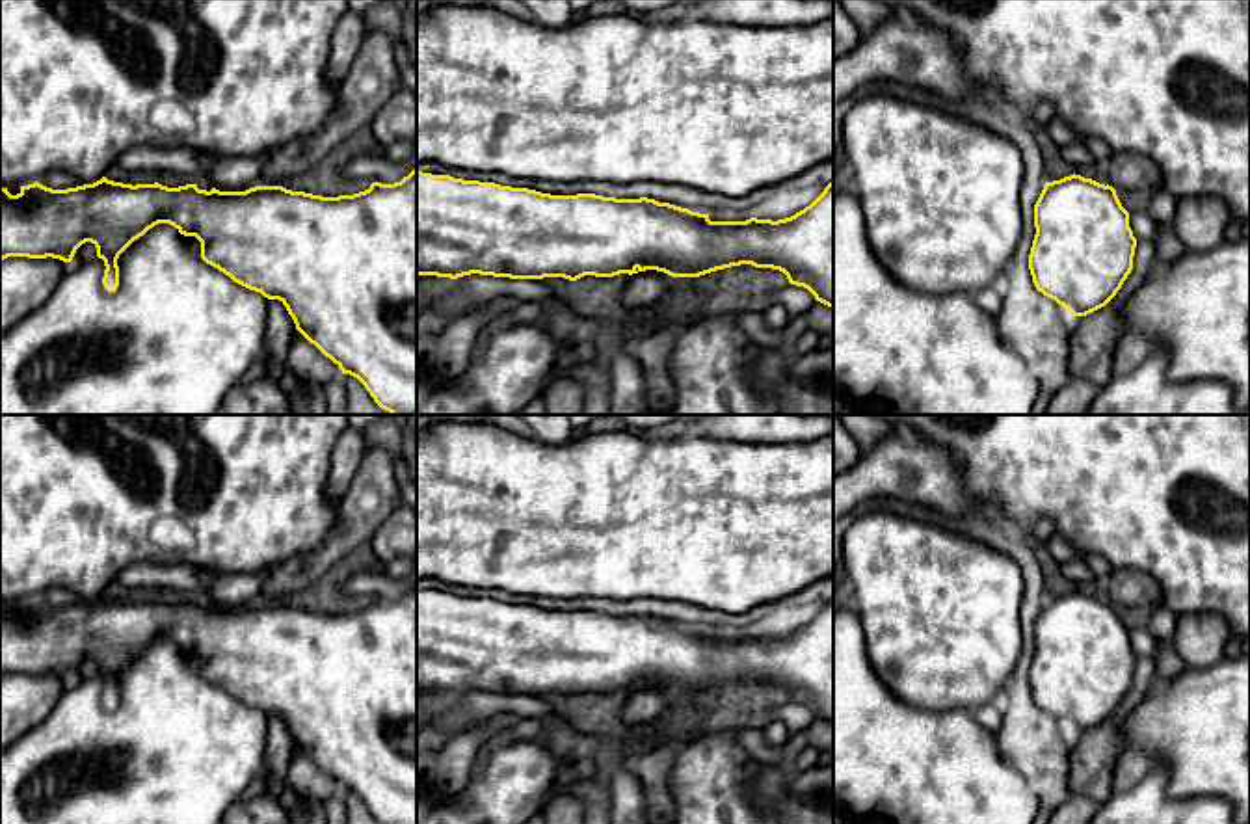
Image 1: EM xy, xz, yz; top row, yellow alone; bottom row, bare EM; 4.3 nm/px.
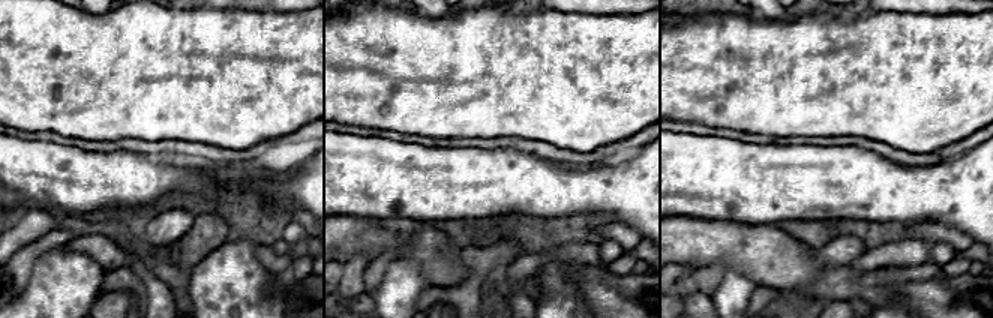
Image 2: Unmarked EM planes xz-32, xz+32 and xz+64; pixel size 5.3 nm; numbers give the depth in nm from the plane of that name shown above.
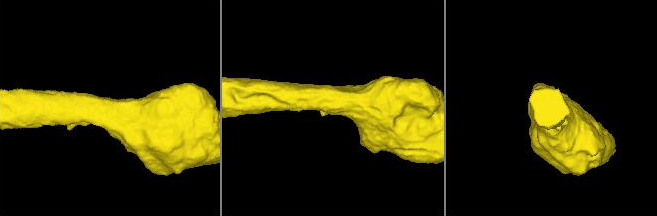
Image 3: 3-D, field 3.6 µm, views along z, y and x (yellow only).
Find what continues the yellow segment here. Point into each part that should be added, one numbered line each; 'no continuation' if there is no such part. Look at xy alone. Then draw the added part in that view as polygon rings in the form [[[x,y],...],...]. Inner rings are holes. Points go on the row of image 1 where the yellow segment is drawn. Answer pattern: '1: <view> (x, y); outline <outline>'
no continuation

